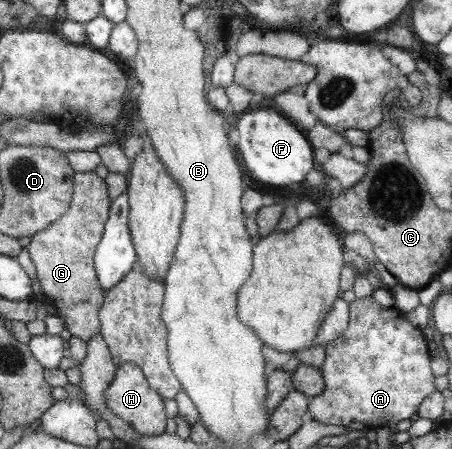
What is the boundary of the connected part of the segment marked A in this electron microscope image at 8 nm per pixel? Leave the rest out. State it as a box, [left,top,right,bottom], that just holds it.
[309,295,435,429]

